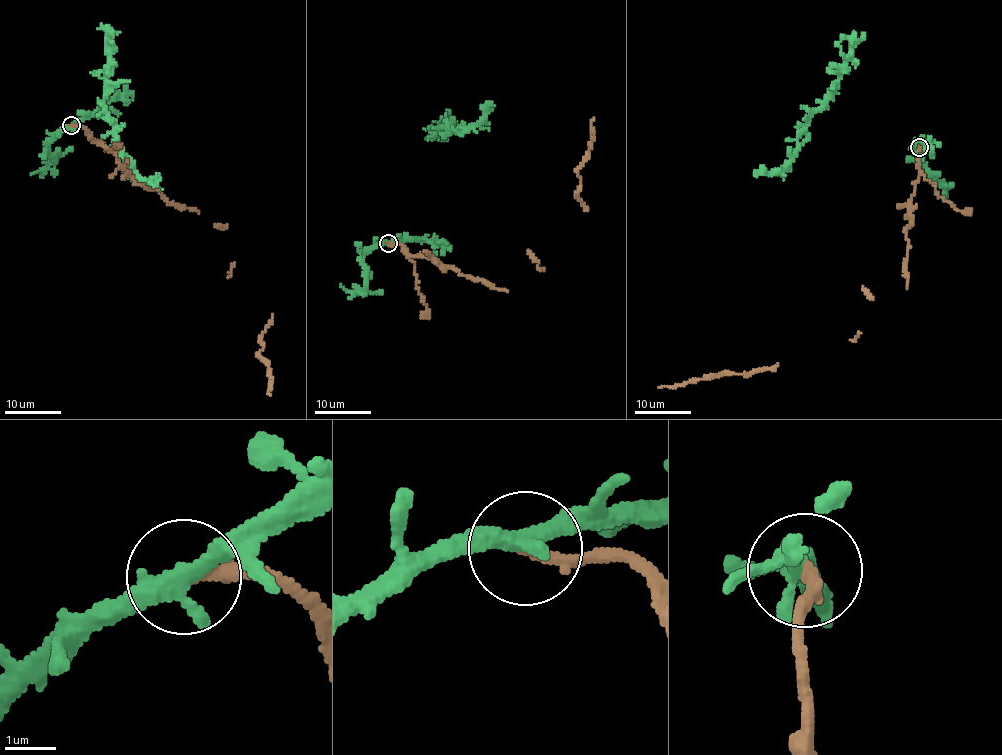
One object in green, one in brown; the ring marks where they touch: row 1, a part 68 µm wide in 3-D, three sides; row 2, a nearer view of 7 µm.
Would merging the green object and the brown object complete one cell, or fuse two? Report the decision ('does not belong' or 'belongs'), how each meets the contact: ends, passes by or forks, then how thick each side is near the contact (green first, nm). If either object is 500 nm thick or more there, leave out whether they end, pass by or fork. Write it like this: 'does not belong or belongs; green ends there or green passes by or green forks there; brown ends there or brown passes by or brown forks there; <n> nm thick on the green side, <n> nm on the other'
does not belong; green passes by; brown ends there; 360 nm thick on the green side, 240 nm on the other

